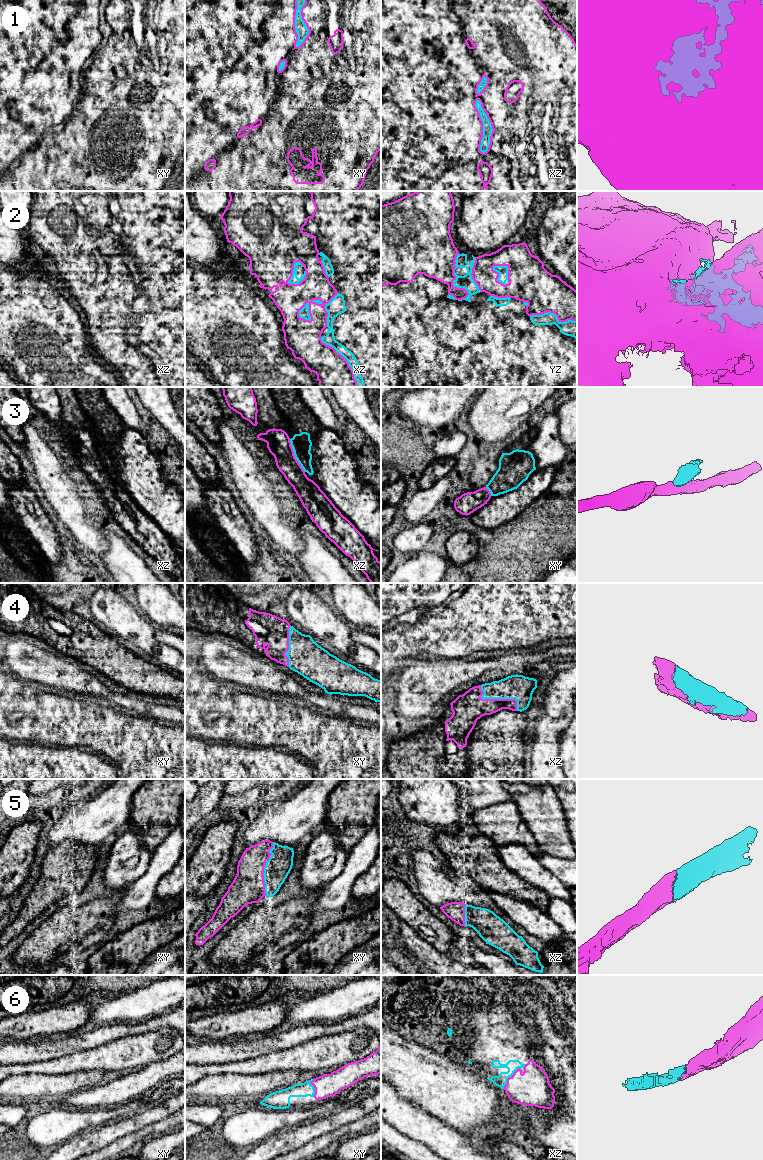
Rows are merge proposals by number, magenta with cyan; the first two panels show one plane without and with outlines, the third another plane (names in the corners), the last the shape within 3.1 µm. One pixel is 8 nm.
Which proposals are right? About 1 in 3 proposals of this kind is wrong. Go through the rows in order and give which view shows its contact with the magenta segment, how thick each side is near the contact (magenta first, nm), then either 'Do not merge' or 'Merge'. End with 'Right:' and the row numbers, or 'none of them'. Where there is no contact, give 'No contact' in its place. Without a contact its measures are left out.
1: Touches magenta in xz. Thickness 500 nm (magenta) against 80 nm. Merge
2: Touches magenta in yz. Thickness 320 nm (magenta) against 110 nm. Merge
3: Touches magenta in xz. Thickness 190 nm (magenta) against 160 nm. Do not merge
4: Touches magenta in xz. Thickness 240 nm (magenta) against 200 nm. Merge
5: Touches magenta in xy. Thickness 260 nm (magenta) against 200 nm. Merge
6: Touches magenta in xz. Thickness 280 nm (magenta) against 100 nm. Merge
Right: 1, 2, 4, 5, 6

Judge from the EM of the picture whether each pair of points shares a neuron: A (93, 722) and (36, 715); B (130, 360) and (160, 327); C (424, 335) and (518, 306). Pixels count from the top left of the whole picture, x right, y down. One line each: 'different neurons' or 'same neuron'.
A: same neuron
B: same neuron
C: same neuron

